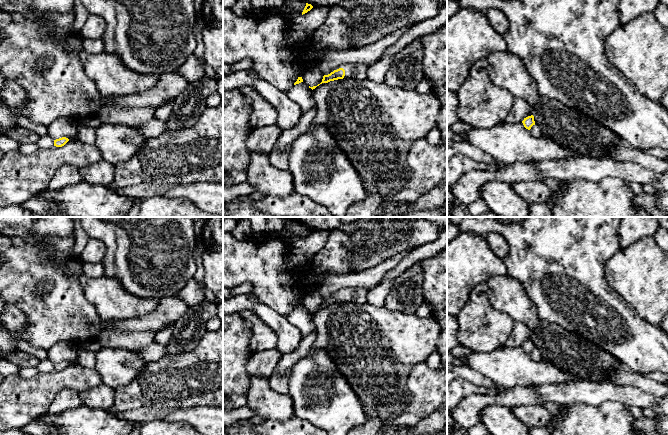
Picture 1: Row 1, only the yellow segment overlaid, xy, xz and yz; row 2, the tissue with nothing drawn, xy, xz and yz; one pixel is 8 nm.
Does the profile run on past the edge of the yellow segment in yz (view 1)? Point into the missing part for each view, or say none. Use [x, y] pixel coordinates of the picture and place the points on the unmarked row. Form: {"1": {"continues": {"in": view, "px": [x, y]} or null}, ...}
{"1": {"continues": null}}

